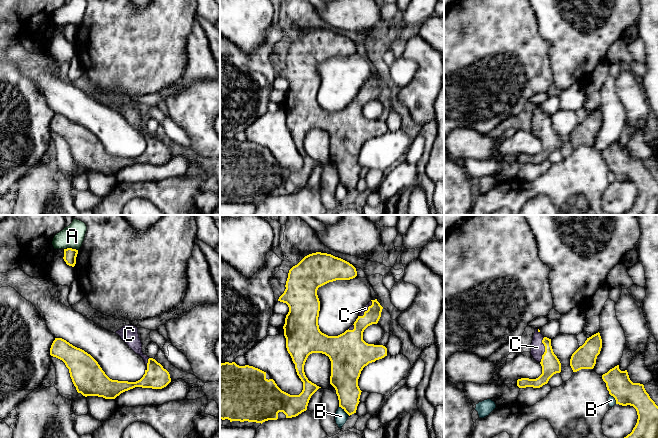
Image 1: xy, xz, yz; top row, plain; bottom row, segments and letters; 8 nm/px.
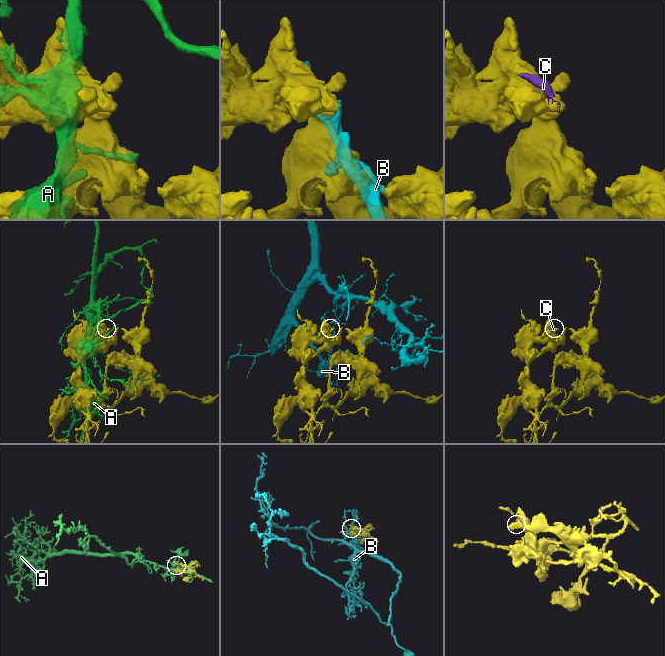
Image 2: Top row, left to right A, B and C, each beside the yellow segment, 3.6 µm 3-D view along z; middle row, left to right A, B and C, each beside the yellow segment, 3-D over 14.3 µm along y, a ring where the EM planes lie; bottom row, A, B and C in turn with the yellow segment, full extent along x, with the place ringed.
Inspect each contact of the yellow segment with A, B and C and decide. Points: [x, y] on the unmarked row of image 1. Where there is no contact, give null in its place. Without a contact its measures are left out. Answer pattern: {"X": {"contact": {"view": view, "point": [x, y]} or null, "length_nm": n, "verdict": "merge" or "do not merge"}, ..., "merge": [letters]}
{"A": {"contact": {"view": "xy", "point": [71, 24]}, "length_nm": 110, "verdict": "do not merge"}, "B": {"contact": {"view": "xz", "point": [344, 186]}, "length_nm": 120, "verdict": "do not merge"}, "C": {"contact": {"view": "yz", "point": [545, 126]}, "length_nm": 220, "verdict": "merge"}, "merge": ["C"]}

